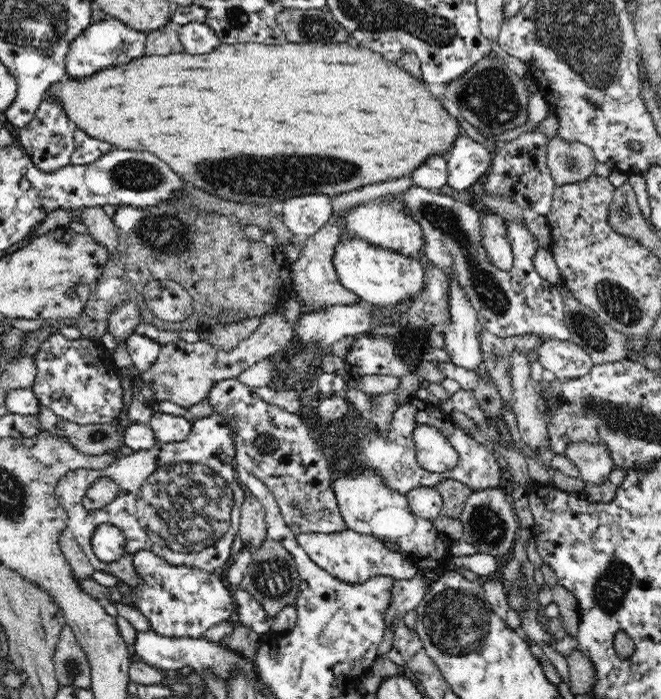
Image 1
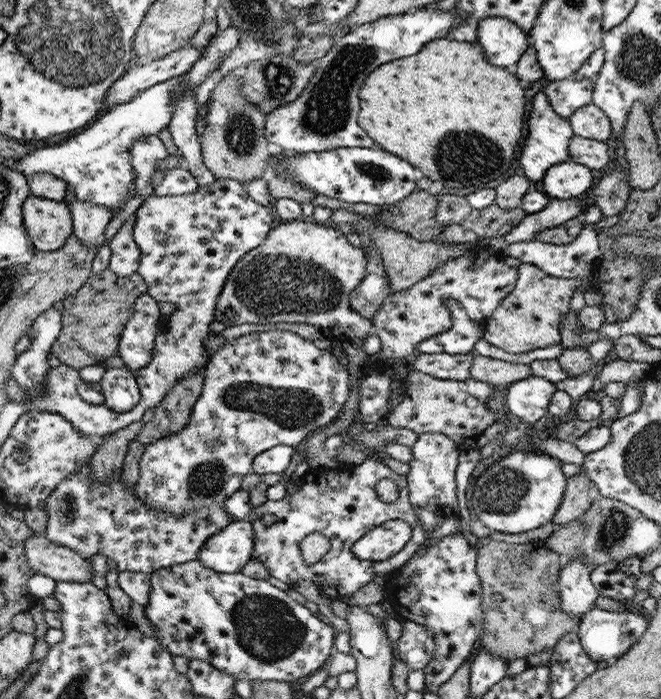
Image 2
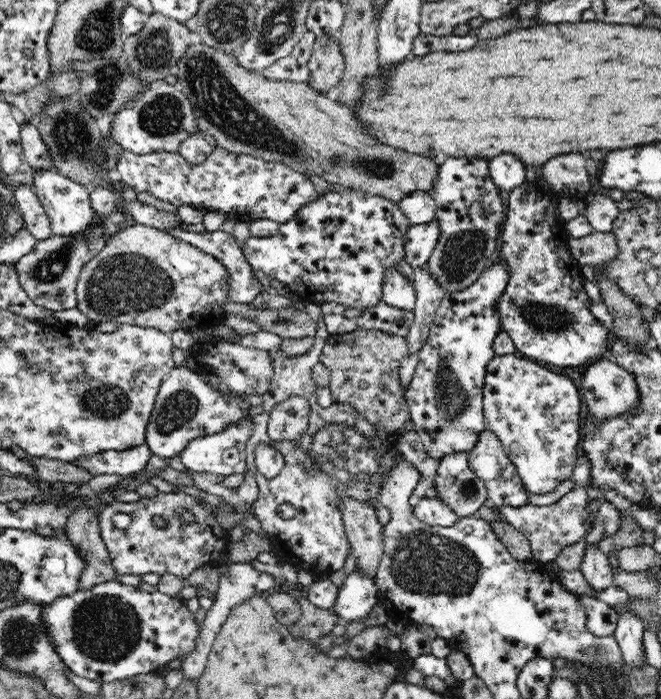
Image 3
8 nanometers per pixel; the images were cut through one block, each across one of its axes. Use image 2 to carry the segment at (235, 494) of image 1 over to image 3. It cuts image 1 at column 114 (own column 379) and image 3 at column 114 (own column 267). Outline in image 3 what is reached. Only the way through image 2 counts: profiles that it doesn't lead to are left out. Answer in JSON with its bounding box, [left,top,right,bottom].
[98,491,229,580]

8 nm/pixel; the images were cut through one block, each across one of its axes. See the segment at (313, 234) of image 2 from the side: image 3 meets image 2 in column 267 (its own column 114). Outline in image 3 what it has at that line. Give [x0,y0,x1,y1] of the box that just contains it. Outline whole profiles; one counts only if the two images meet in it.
[76,223,230,334]

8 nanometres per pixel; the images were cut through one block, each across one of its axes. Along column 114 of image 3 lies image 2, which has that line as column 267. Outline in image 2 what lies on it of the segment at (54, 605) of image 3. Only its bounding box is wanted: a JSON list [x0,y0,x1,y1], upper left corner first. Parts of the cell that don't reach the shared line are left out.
[143,559,336,682]

